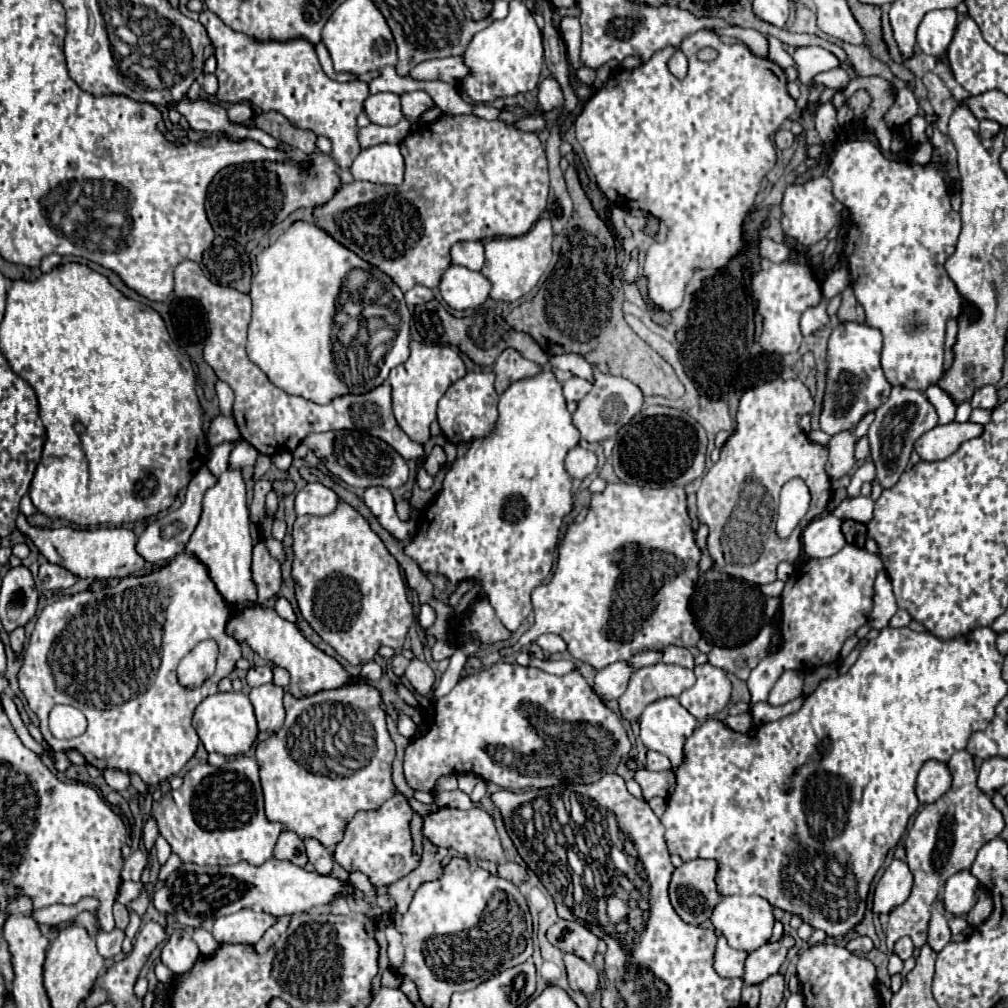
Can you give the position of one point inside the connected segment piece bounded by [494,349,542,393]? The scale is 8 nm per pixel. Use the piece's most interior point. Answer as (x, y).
(510, 366)

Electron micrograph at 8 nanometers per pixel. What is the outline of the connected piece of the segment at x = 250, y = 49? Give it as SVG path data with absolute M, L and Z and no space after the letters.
M208 9L200 13L200 23L206 27L208 37L216 49L216 77L220 85L216 97L220 103L234 105L240 101L250 101L262 111L278 111L286 119L290 119L292 125L328 137L332 141L332 157L336 159L340 169L348 169L354 163L354 157L358 157L358 153L362 151L356 137L356 117L360 115L360 109L370 95L364 81L356 79L338 83L326 77L314 53L314 45L306 39L262 43L244 33L232 31Z

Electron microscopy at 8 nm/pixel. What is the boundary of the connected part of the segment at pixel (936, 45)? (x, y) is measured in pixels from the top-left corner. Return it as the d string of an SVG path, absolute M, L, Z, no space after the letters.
M936 9L926 13L918 27L918 47L928 55L938 57L952 41L956 19L958 13L954 9Z

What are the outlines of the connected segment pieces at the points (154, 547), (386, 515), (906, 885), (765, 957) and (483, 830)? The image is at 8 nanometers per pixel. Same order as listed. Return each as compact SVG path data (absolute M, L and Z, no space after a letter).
M202 467L190 481L188 485L188 495L186 495L186 501L180 509L176 511L168 511L166 515L158 517L154 523L150 523L144 533L140 535L138 543L136 543L136 549L138 553L148 561L148 563L158 563L158 561L166 561L166 559L172 559L174 555L182 553L192 531L196 529L196 523L200 519L200 513L202 513L202 495L208 487L212 487L216 483L216 479L210 475L210 471L206 467Z
M368 487L364 491L364 503L366 507L374 513L374 517L380 521L380 525L398 541L406 541L410 537L410 533L414 531L414 521L402 521L396 515L394 509L394 499L392 493L386 487Z
M894 859L876 885L874 905L872 905L874 913L882 915L894 911L908 899L910 889L912 889L912 873L908 865L904 861Z
M784 933L780 941L768 941L762 945L762 949L756 949L754 953L748 955L746 959L746 969L744 969L744 981L746 985L752 983L762 983L770 975L778 973L780 965L784 963L788 951L794 947L794 937Z
M442 807L430 815L424 817L422 821L422 835L436 847L444 847L444 849L454 849L458 851L462 857L468 859L484 859L484 861L494 861L494 863L504 863L504 849L494 825L494 819L490 813L486 813L484 809L452 809L452 807Z

